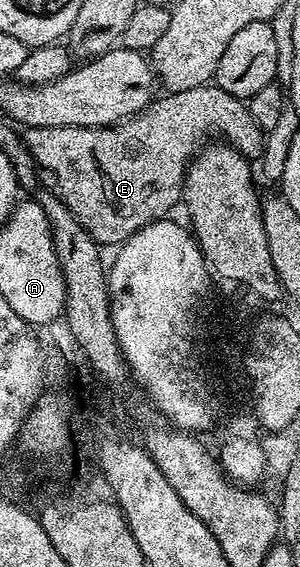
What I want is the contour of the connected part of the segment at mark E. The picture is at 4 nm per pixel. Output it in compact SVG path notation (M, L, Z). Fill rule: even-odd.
M208 85L168 92L164 96L152 100L142 113L111 127L37 126L22 132L22 141L36 166L51 171L57 177L59 197L101 247L121 245L146 224L168 216L169 211L182 200L187 168L212 137L230 143L252 161L258 160L263 151L265 133L257 121L253 121L250 106L244 100L225 93L225 89Z

